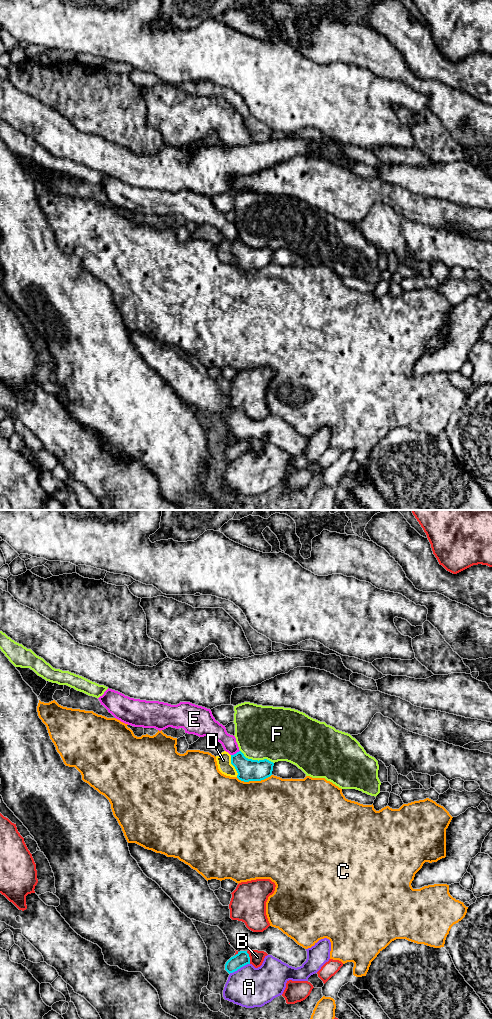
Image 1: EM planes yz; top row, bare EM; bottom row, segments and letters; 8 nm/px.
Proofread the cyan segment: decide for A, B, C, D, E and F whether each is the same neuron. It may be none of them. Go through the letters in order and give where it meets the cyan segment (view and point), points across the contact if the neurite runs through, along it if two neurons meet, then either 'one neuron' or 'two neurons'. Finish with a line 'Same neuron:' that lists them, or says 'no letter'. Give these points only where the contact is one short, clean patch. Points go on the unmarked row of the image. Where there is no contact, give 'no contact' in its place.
A: contact yz (239, 456); two neurons
B: contact yz (249, 445); two neurons
C: contact yz (253, 268); two neurons
D: contact yz (233, 253); way yz (248, 258), (233, 253), (223, 248); one neuron
E: contact yz (236, 241); border yz (239, 238), (231, 243); two neurons
F: contact yz (256, 248); two neurons
Same neuron: D

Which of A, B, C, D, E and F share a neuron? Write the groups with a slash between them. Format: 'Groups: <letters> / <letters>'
Groups: A / B / C / D / E / F

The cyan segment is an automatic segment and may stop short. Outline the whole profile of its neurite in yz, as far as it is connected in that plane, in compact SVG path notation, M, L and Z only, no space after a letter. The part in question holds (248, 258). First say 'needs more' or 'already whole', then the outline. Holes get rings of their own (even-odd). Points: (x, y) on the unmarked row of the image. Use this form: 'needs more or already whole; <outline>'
needs more; M224 239L216 244L219 259L230 265L237 265L244 270L261 269L272 263L274 251L264 248L252 248L239 239L230 243Z

